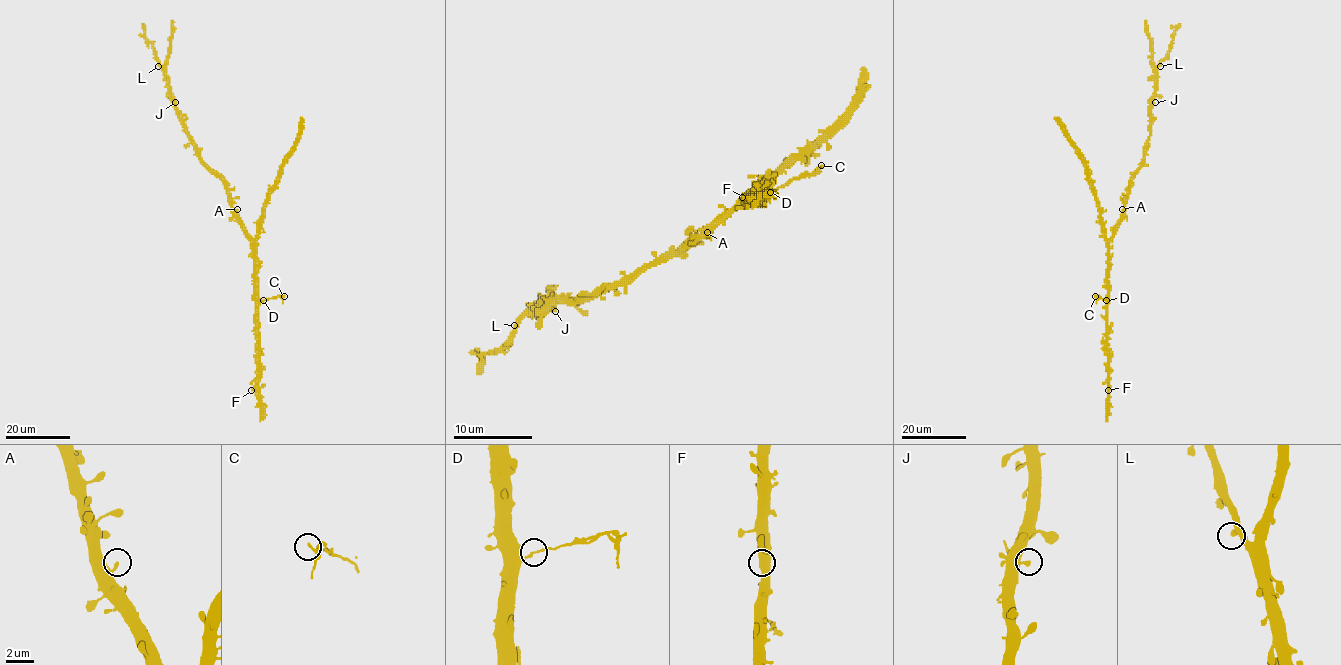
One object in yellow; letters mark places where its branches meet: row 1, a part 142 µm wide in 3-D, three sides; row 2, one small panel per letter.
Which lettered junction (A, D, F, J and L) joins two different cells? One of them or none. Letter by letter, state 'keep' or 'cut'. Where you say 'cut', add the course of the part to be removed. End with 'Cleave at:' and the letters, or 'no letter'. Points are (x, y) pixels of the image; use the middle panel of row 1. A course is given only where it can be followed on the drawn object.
A: keep
D: cut | (770, 191), (819, 167)
F: keep
J: keep
L: keep
Cleave at: D

